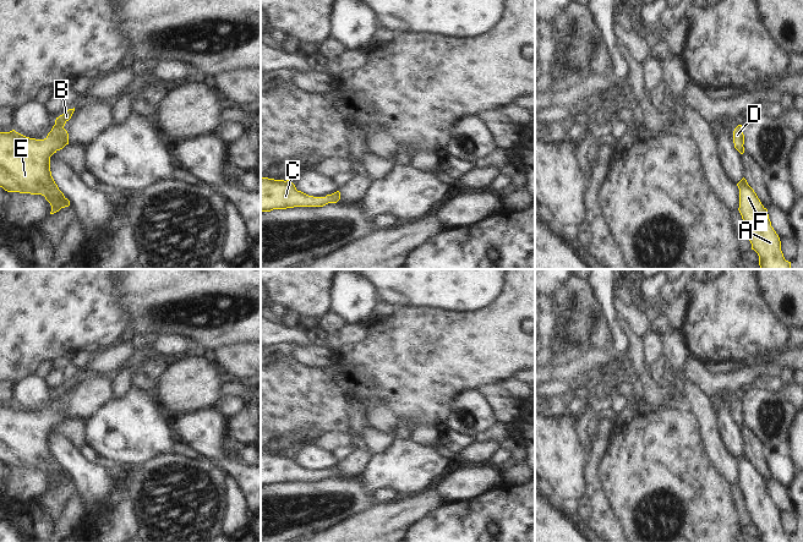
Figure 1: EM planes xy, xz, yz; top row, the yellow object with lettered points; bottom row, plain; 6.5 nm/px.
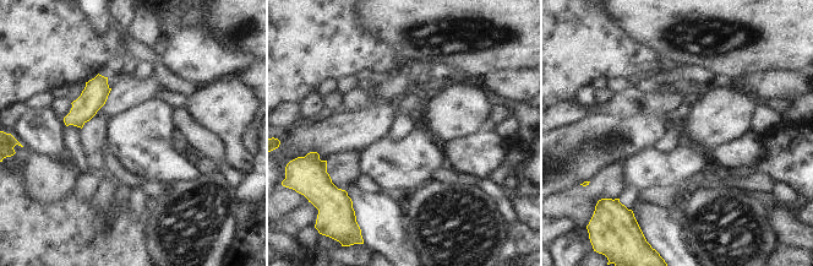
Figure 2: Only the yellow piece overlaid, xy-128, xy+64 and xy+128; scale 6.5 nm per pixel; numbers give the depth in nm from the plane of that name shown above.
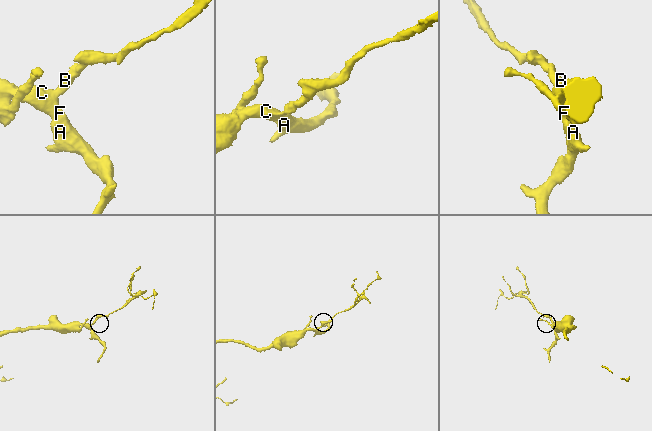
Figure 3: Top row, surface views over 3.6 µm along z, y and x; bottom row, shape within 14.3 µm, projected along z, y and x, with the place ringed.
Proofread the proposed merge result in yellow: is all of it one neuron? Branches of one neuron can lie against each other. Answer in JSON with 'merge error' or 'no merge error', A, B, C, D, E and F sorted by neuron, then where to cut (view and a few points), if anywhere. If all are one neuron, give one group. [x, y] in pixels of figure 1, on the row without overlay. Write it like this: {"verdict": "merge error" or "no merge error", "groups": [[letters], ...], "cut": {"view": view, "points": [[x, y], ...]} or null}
{"verdict": "no merge error", "groups": [["A", "B", "C", "D", "E", "F"]], "cut": null}

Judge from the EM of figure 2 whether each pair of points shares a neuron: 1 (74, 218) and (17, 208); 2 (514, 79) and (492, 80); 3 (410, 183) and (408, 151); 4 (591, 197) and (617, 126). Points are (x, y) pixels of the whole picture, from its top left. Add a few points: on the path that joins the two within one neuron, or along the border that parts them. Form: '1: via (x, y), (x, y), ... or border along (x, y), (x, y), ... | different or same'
1: via (60, 218), (31, 218) | same
2: via (509, 80), (497, 80) | same
3: via (409, 175), (409, 158) | same
4: border along (627, 161), (620, 164), (609, 164), (590, 182) | different

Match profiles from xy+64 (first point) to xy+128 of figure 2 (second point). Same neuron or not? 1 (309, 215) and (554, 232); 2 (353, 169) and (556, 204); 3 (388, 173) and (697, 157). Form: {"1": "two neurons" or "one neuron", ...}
{"1": "one neuron", "2": "one neuron", "3": "one neuron"}

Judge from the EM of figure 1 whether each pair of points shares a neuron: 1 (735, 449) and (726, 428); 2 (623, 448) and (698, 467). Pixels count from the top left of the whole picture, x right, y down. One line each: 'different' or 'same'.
1: same
2: same

